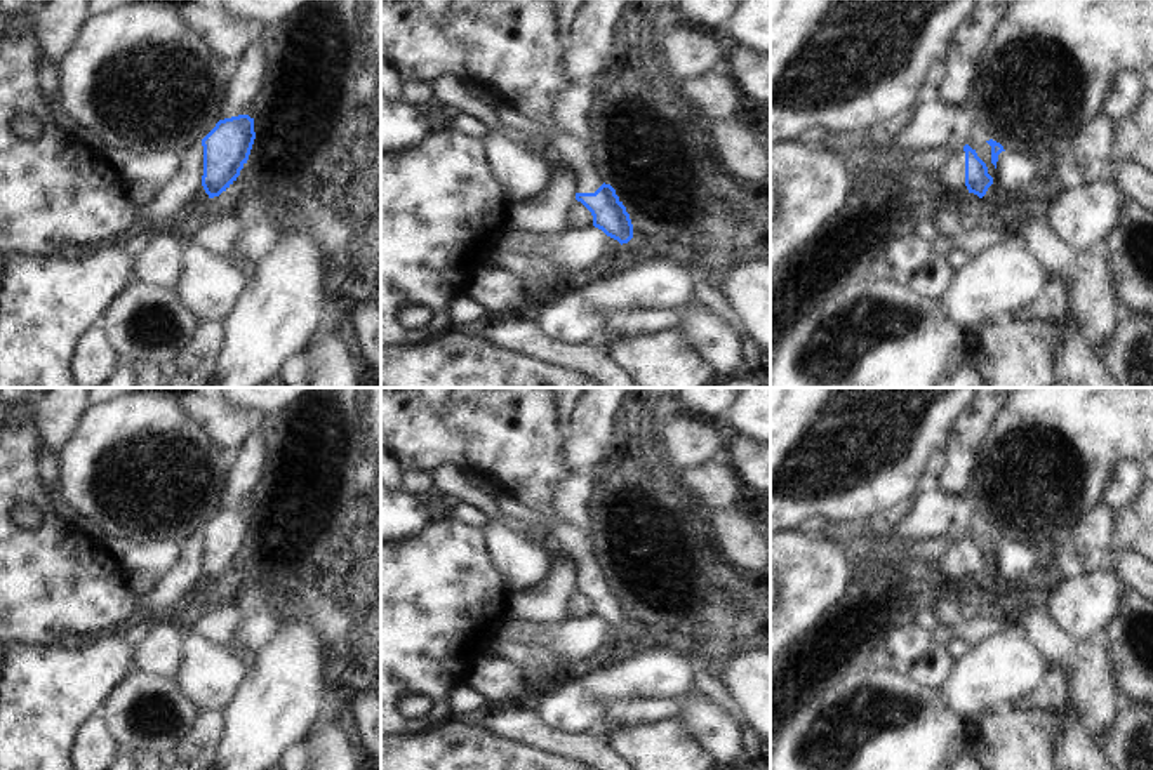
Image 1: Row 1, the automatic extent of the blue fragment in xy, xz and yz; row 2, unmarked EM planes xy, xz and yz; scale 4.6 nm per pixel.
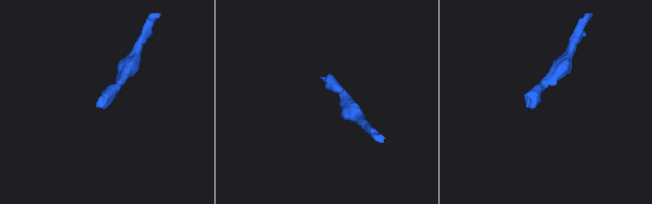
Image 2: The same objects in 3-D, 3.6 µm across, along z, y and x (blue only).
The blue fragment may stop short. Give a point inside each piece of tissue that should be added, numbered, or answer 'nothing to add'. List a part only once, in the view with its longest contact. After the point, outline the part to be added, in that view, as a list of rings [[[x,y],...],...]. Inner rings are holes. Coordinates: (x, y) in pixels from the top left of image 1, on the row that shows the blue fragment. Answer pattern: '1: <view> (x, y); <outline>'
1: yz (948, 176); [[[955,149],[937,160],[932,170],[915,181],[932,195],[967,196],[965,151]]]

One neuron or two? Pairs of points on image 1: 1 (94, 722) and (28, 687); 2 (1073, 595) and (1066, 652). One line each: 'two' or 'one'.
1: two
2: two

